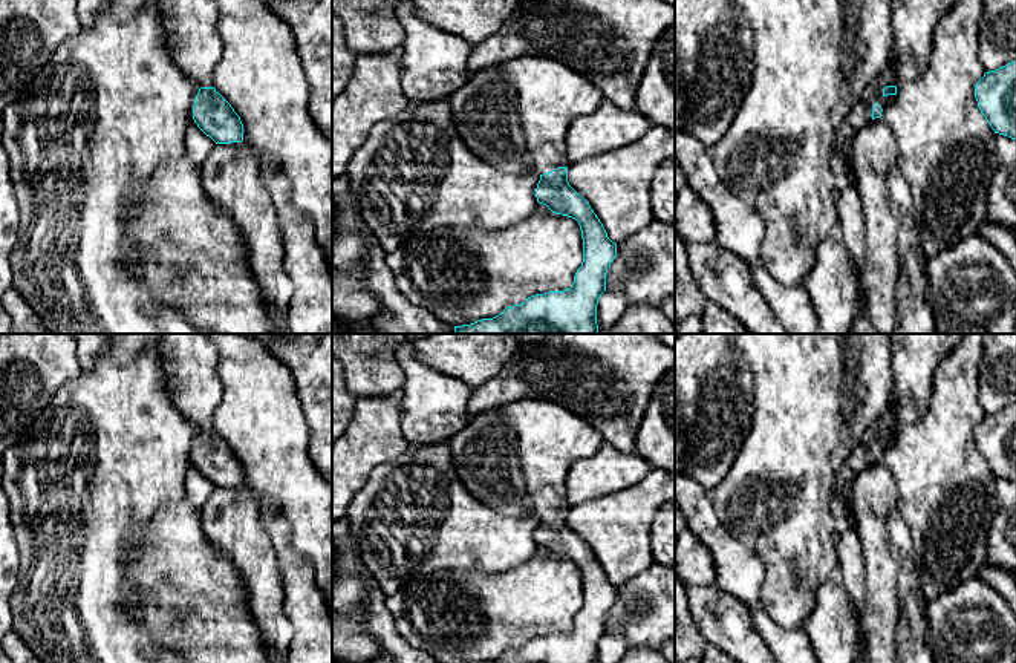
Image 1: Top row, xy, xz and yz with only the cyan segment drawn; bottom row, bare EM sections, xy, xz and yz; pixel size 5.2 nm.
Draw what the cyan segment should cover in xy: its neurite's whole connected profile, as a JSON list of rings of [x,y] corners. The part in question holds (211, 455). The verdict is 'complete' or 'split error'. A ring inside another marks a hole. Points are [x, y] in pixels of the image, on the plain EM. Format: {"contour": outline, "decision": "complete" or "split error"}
{"contour": [[[161,334],[159,354],[173,406],[200,430],[194,465],[216,487],[242,485],[240,459],[213,430],[213,413],[222,400],[219,351],[208,334]]], "decision": "split error"}

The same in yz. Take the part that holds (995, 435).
{"contour": [[[1016,403],[985,415],[975,429],[975,441],[995,476],[1016,482]]], "decision": "complete"}

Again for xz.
{"contour": [[[539,400],[488,409],[448,439],[467,492],[496,511],[539,516],[537,545],[575,562],[583,582],[583,605],[569,632],[531,639],[482,663],[597,663],[617,586],[568,525],[566,478],[574,462],[595,455],[603,444],[601,433],[583,418]]], "decision": "split error"}

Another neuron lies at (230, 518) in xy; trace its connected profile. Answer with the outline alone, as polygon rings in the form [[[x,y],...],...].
[[[243,484],[216,487],[202,505],[200,522],[210,544],[239,568],[263,643],[280,663],[288,663],[294,628],[283,605],[277,553],[263,528],[252,492]]]

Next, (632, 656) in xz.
[[[627,649],[618,663],[669,663],[661,651]]]

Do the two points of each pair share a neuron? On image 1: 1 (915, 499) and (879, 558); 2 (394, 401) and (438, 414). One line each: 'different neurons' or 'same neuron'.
1: different neurons
2: different neurons

